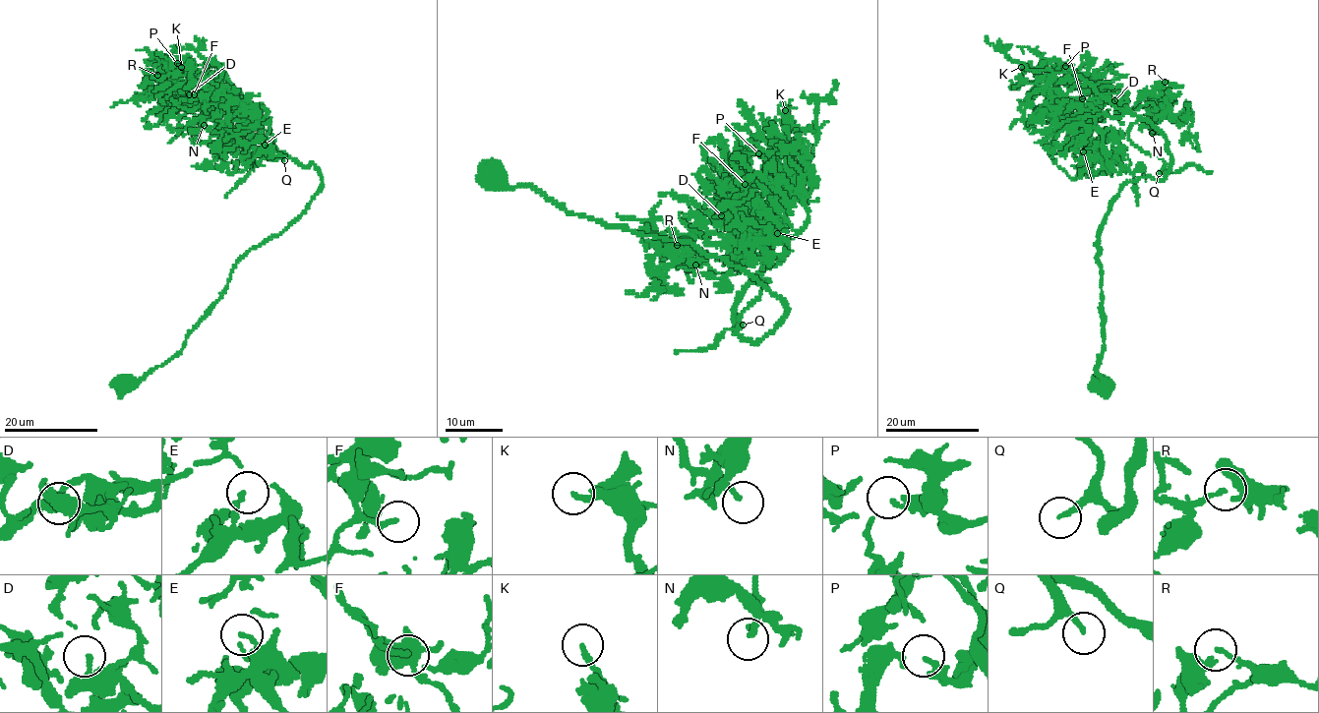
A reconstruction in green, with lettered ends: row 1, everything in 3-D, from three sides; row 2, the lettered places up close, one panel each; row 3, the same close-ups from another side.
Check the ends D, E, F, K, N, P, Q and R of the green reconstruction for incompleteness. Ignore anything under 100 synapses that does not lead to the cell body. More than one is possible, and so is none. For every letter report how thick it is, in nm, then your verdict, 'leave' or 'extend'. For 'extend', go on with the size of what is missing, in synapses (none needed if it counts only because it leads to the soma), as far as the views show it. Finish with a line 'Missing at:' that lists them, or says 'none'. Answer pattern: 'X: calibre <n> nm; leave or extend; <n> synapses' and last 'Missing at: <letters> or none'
D: calibre 160 nm; leave
E: calibre 110 nm; leave
F: calibre 200 nm; leave
K: calibre 180 nm; leave
N: calibre 140 nm; leave
P: calibre 160 nm; leave
Q: calibre 190 nm; extend; 180 synapses
R: calibre 100 nm; leave
Missing at: Q

